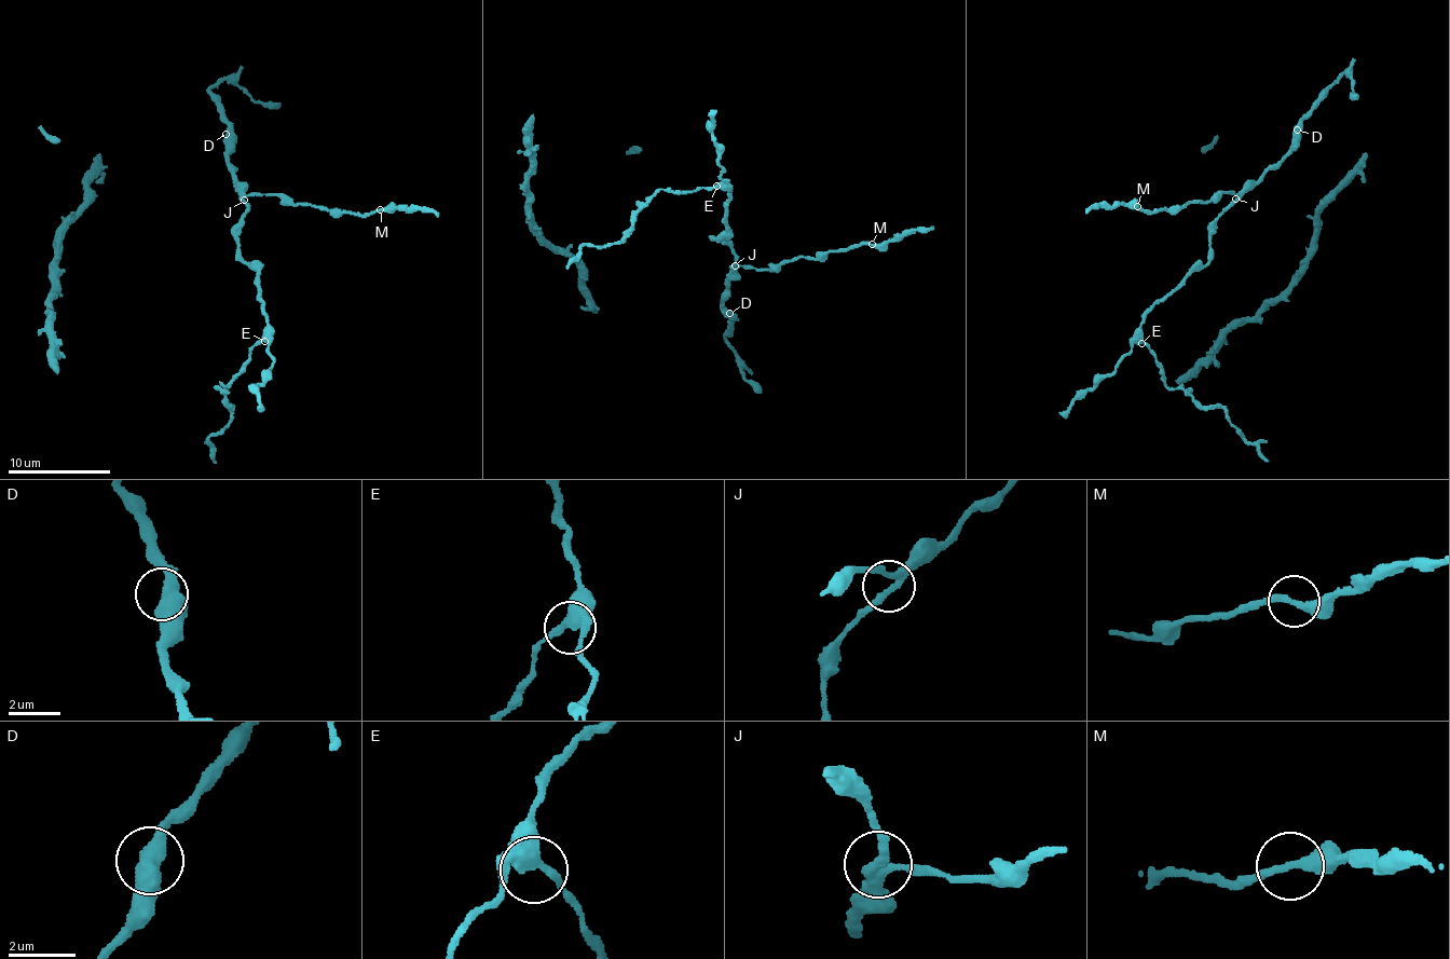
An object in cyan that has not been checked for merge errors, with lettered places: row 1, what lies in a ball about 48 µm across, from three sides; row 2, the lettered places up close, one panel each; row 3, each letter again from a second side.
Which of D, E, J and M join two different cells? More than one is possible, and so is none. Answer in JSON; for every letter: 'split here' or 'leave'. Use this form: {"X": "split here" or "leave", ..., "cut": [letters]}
{"D": "leave", "E": "leave", "J": "leave", "M": "leave", "cut": []}

